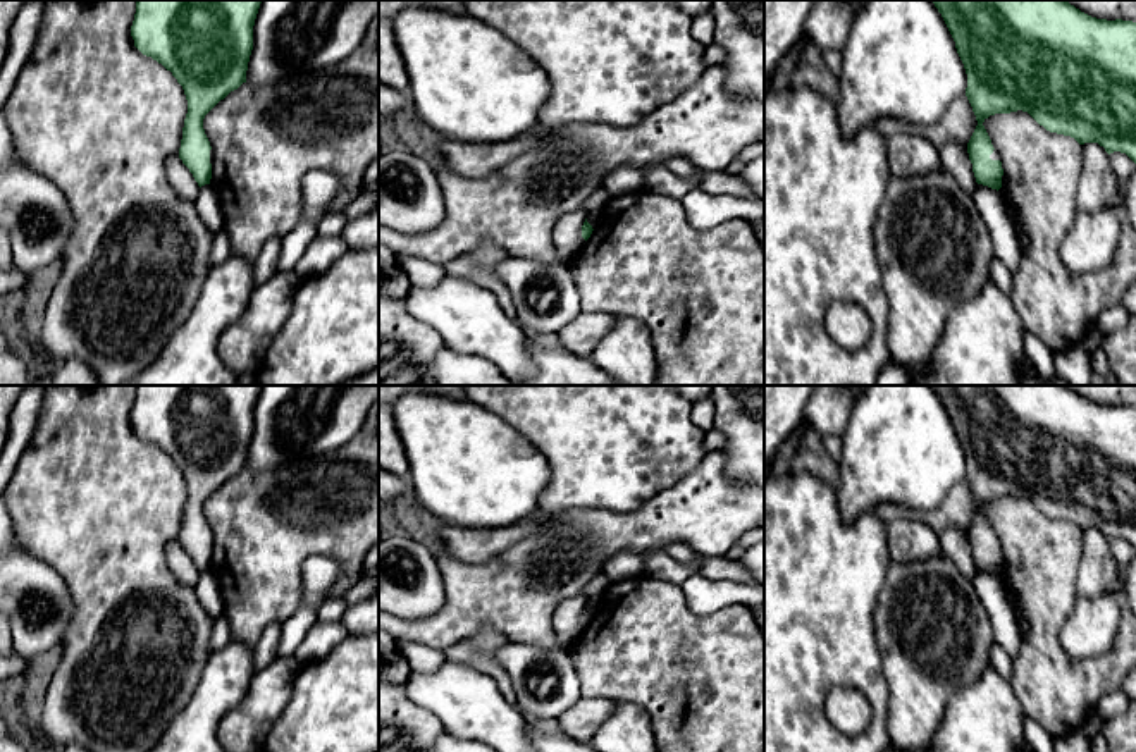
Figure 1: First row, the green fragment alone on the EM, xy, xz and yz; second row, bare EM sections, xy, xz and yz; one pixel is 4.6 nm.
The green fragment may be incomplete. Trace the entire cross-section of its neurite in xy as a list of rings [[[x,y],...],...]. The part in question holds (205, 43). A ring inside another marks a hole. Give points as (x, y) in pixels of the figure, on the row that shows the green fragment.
[[[136,0],[131,26],[134,46],[170,71],[184,89],[188,114],[179,158],[200,188],[210,184],[212,179],[212,146],[203,129],[203,119],[220,100],[246,83],[260,3],[262,0]]]

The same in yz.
[[[931,0],[938,12],[942,14],[954,41],[957,53],[964,64],[967,74],[966,96],[972,107],[978,126],[967,143],[969,160],[972,163],[972,172],[978,184],[988,186],[991,189],[1002,188],[1002,162],[991,160],[993,153],[991,139],[983,126],[983,122],[995,114],[1010,112],[1028,112],[1040,126],[1050,133],[1064,134],[1074,138],[1079,145],[1098,143],[1110,155],[1114,151],[1126,153],[1136,163],[1136,22],[1133,21],[1107,21],[1091,17],[1065,0]]]

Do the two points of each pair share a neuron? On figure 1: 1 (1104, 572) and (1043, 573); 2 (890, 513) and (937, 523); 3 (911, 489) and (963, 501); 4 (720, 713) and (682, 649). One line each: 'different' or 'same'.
1: different
2: same
3: different
4: same

